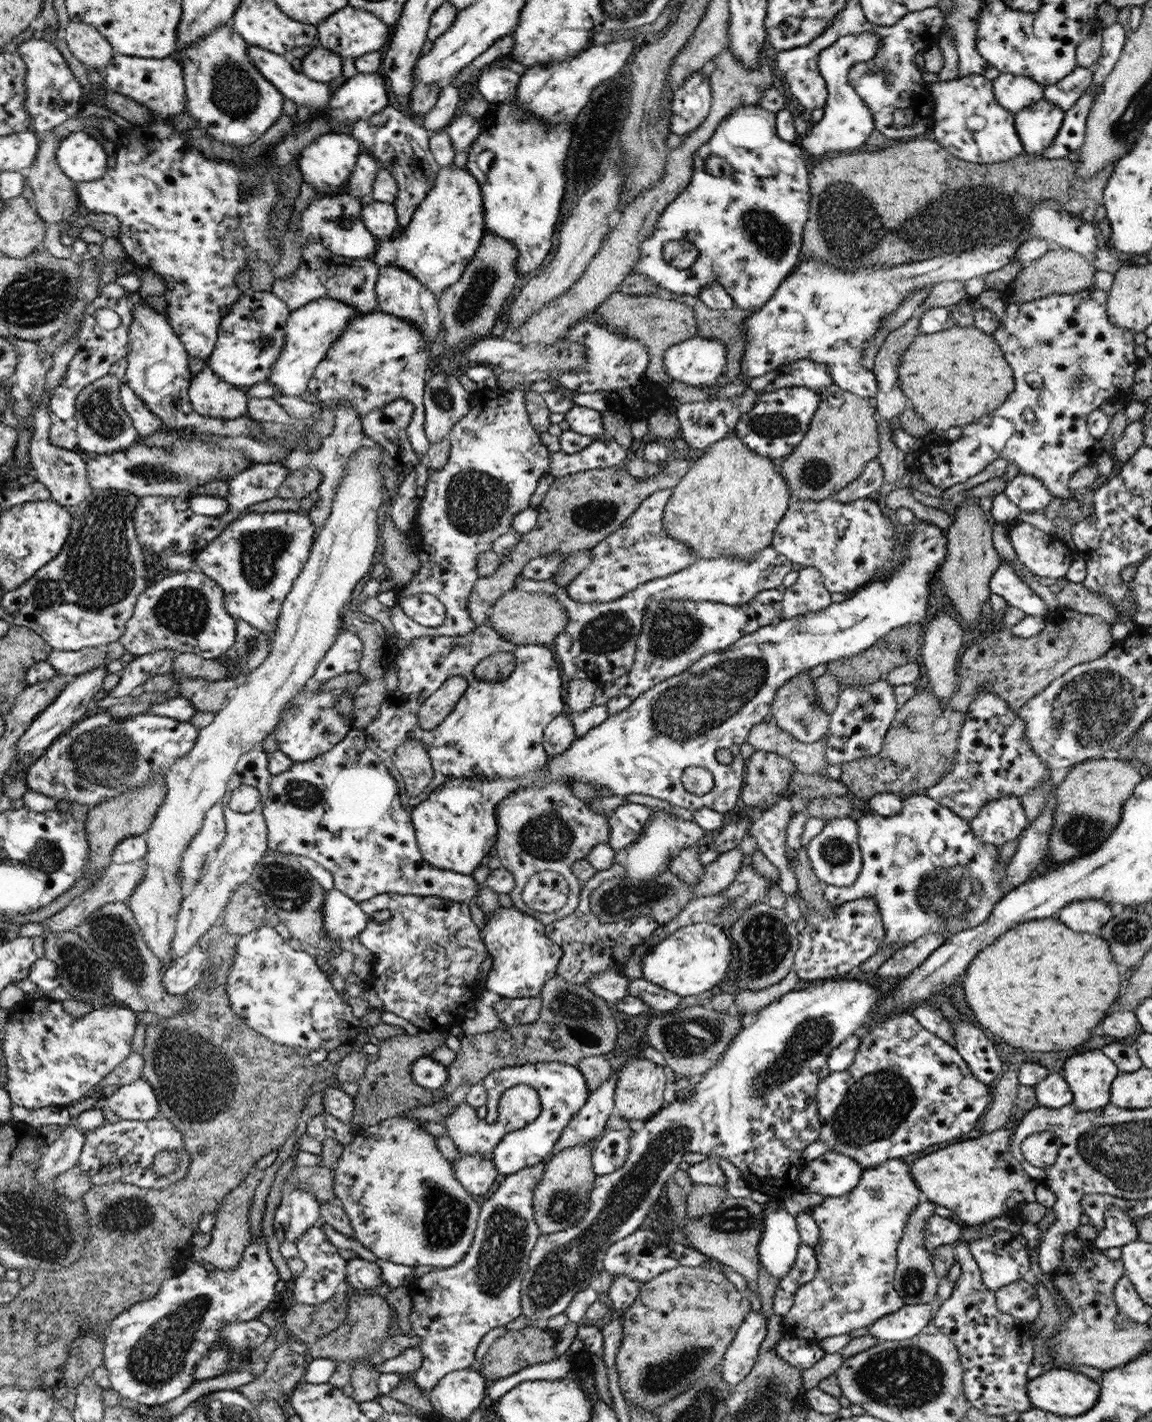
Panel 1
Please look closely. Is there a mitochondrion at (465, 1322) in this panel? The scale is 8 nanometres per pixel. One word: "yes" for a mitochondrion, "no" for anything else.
no

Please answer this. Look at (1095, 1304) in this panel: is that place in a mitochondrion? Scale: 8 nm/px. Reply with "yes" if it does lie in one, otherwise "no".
no

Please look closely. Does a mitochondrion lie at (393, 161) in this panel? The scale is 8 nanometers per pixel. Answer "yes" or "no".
no

